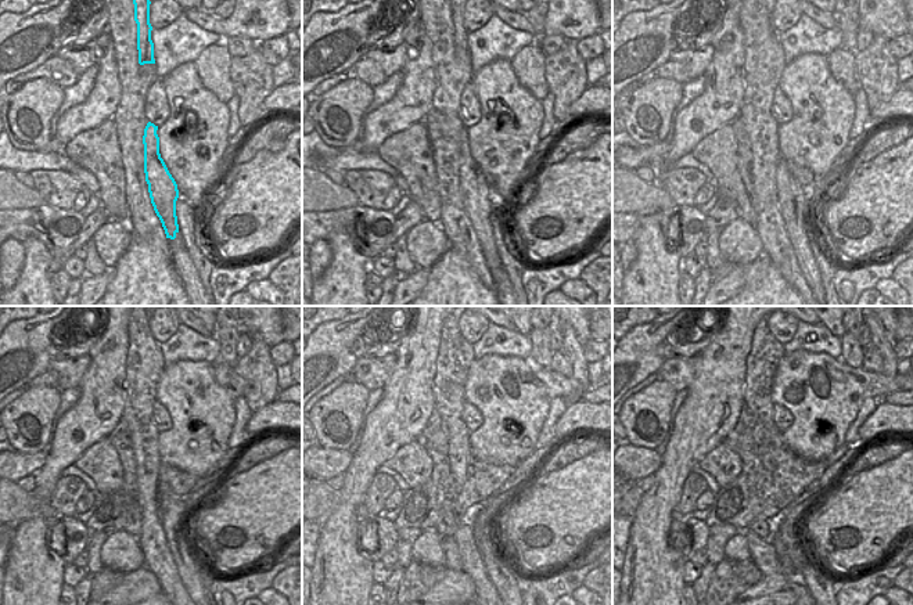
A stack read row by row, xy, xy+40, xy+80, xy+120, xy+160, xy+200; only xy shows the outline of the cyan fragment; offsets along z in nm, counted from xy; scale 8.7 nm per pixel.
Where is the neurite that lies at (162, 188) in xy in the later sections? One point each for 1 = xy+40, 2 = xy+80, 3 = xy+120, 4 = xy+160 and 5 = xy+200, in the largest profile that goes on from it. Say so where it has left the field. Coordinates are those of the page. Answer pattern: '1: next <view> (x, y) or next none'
1: next xy+40 (478, 200)
2: next xy+80 (793, 200)
3: next xy+120 (197, 582)
4: next xy+160 (506, 580)
5: next xy+200 (822, 587)

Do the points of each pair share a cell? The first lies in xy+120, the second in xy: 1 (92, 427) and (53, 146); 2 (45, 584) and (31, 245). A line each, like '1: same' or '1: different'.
1: different
2: same

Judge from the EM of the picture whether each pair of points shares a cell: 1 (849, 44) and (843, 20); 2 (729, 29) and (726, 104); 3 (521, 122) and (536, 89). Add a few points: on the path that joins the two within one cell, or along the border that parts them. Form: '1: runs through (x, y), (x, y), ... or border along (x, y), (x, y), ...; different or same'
1: runs through (849, 39), (848, 25); same
2: runs through (728, 47), (726, 86); same
3: border along (513, 69), (517, 80), (541, 101); different

